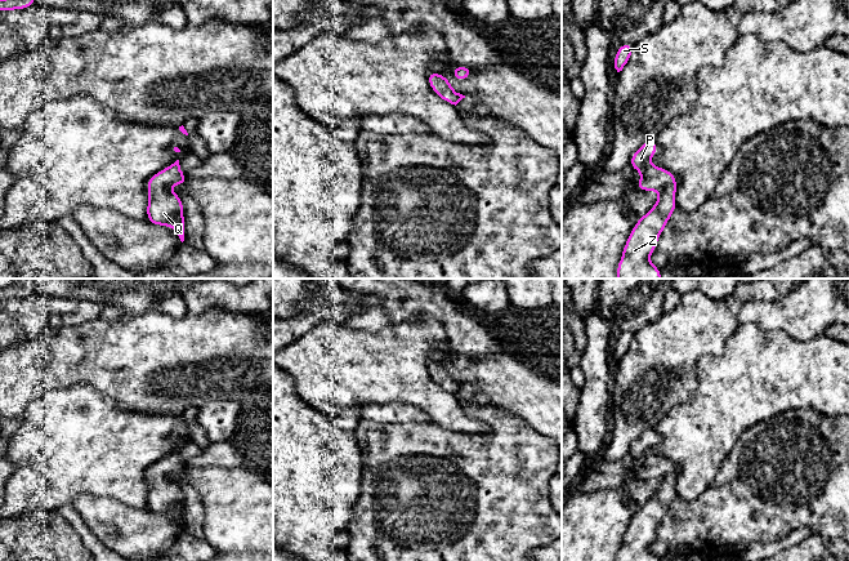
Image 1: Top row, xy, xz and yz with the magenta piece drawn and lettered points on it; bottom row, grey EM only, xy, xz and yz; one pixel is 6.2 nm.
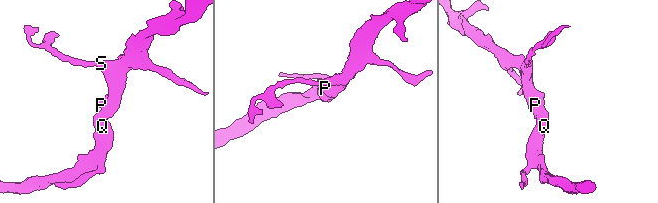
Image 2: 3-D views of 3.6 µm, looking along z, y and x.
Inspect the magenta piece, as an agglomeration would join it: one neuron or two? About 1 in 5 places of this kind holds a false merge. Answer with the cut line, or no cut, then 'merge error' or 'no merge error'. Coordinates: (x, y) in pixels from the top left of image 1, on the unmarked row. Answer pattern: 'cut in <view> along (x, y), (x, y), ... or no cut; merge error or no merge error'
no cut; no merge error

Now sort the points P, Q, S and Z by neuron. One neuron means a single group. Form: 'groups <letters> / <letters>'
groups P Q S Z

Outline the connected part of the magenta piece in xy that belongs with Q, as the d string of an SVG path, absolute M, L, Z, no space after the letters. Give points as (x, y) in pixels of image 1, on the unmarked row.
M179 449L147 469L148 493L147 508L156 515L169 515L184 530L186 507L182 504L184 494L178 482L169 478L173 473L187 473L186 463L182 462Z

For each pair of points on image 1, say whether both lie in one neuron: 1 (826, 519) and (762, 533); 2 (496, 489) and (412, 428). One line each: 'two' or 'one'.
1: one
2: one

